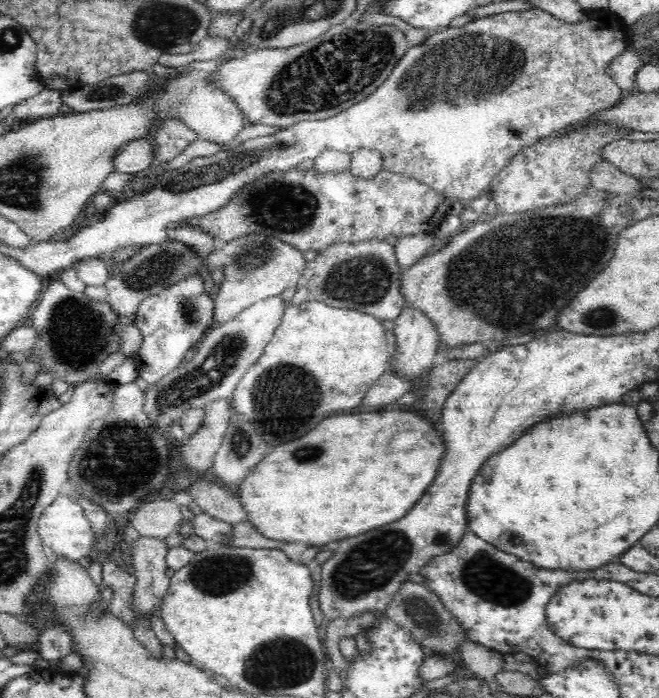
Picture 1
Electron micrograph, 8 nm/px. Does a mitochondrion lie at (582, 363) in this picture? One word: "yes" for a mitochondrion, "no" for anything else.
no

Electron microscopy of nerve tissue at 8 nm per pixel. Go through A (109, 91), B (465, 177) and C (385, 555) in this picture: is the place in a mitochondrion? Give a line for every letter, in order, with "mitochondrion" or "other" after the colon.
A: mitochondrion
B: other
C: mitochondrion

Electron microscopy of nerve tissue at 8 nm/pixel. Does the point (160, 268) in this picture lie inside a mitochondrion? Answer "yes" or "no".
yes

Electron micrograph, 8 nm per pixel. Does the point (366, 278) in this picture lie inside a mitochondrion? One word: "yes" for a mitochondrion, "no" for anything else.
yes

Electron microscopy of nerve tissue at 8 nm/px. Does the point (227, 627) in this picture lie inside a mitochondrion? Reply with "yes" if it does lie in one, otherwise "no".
no

